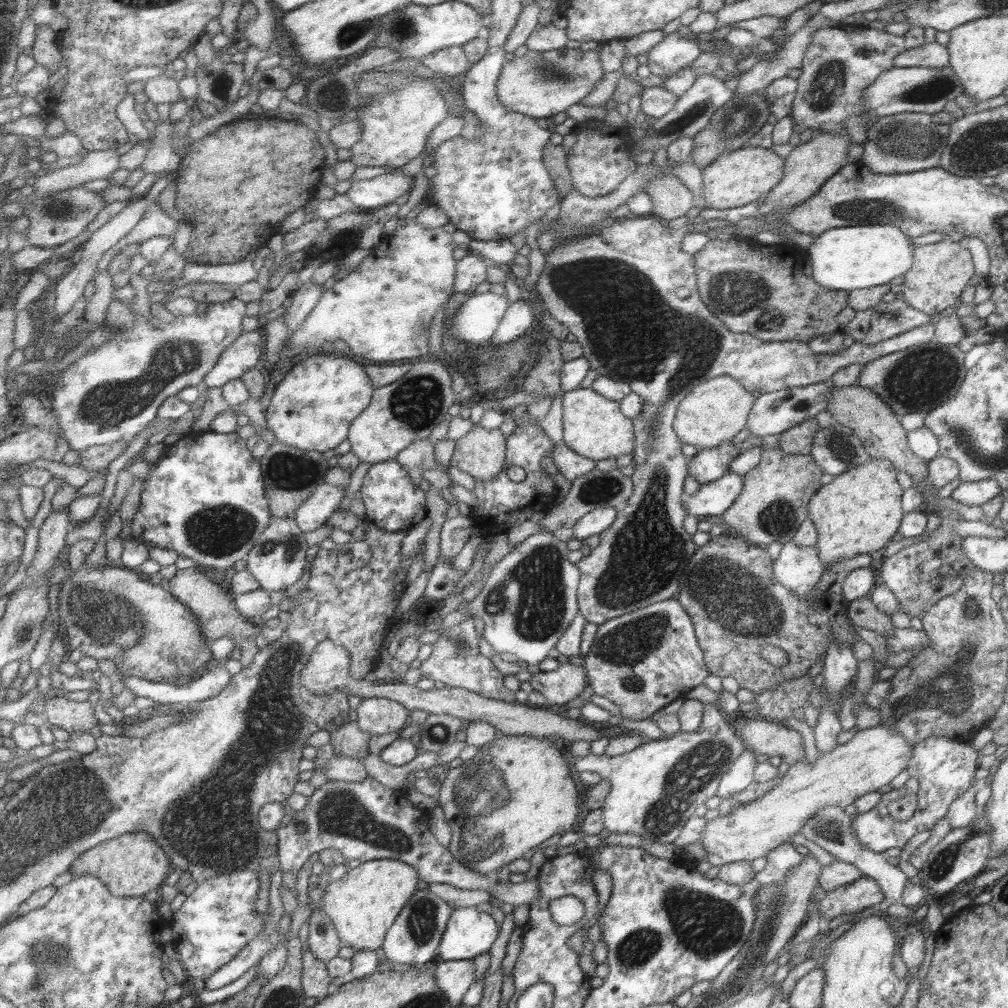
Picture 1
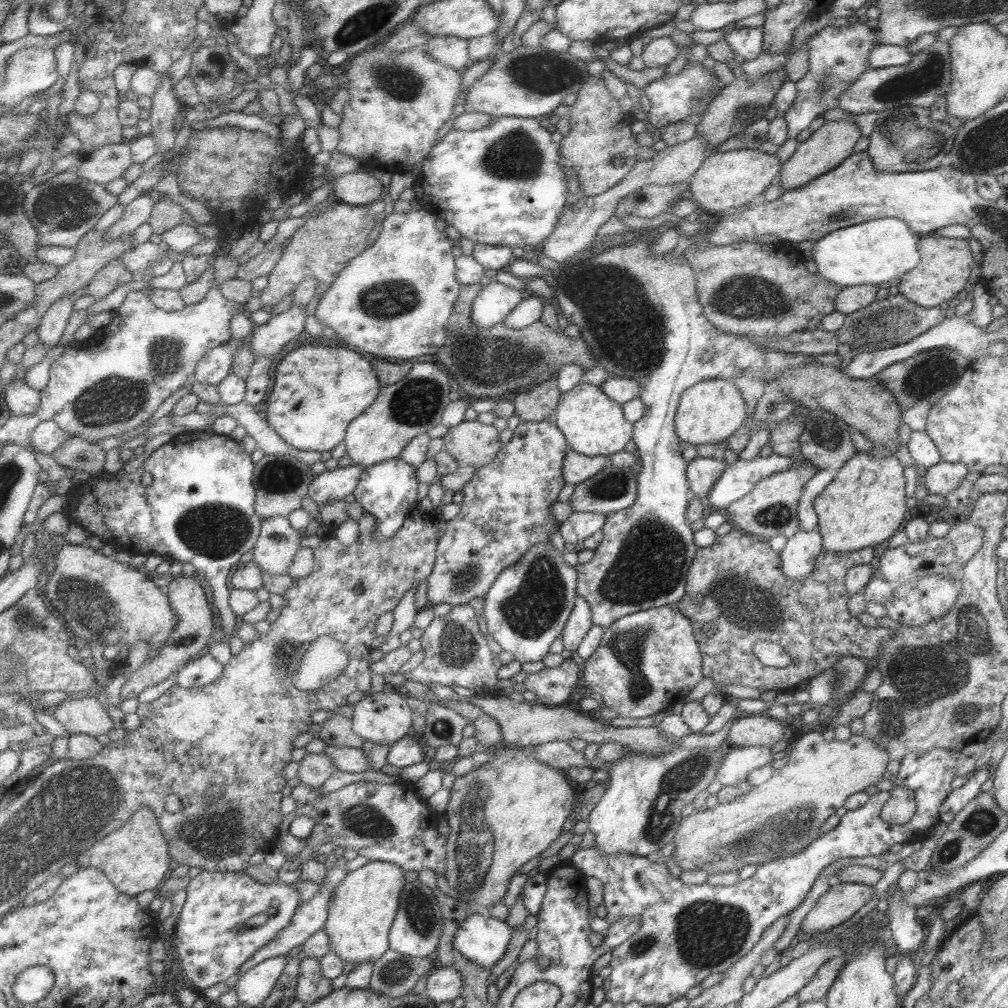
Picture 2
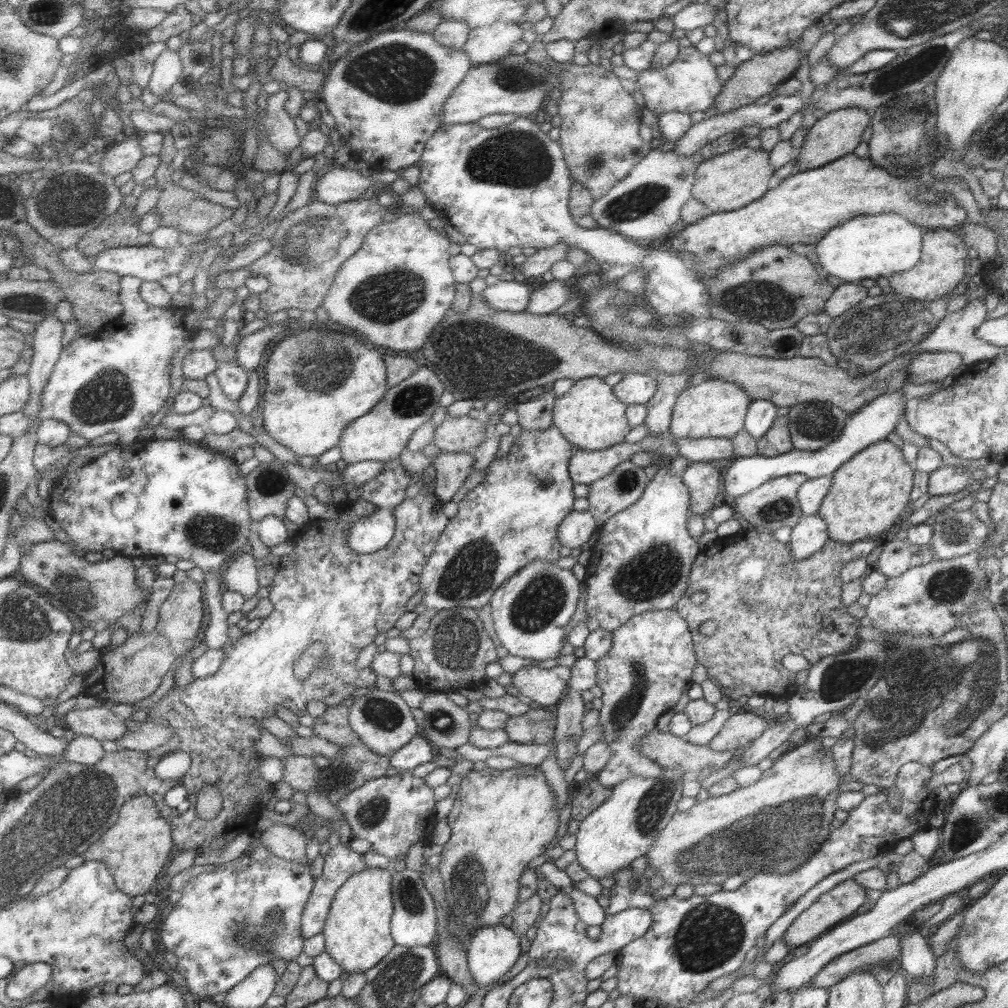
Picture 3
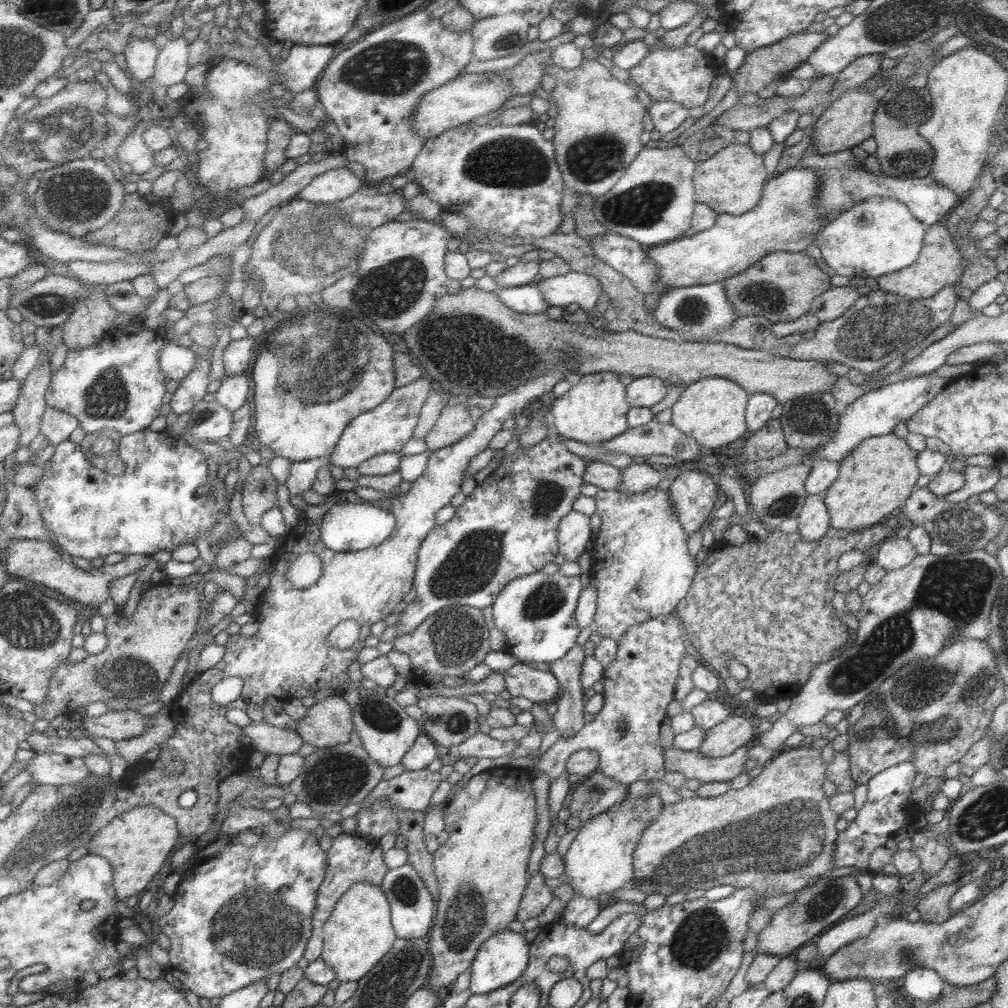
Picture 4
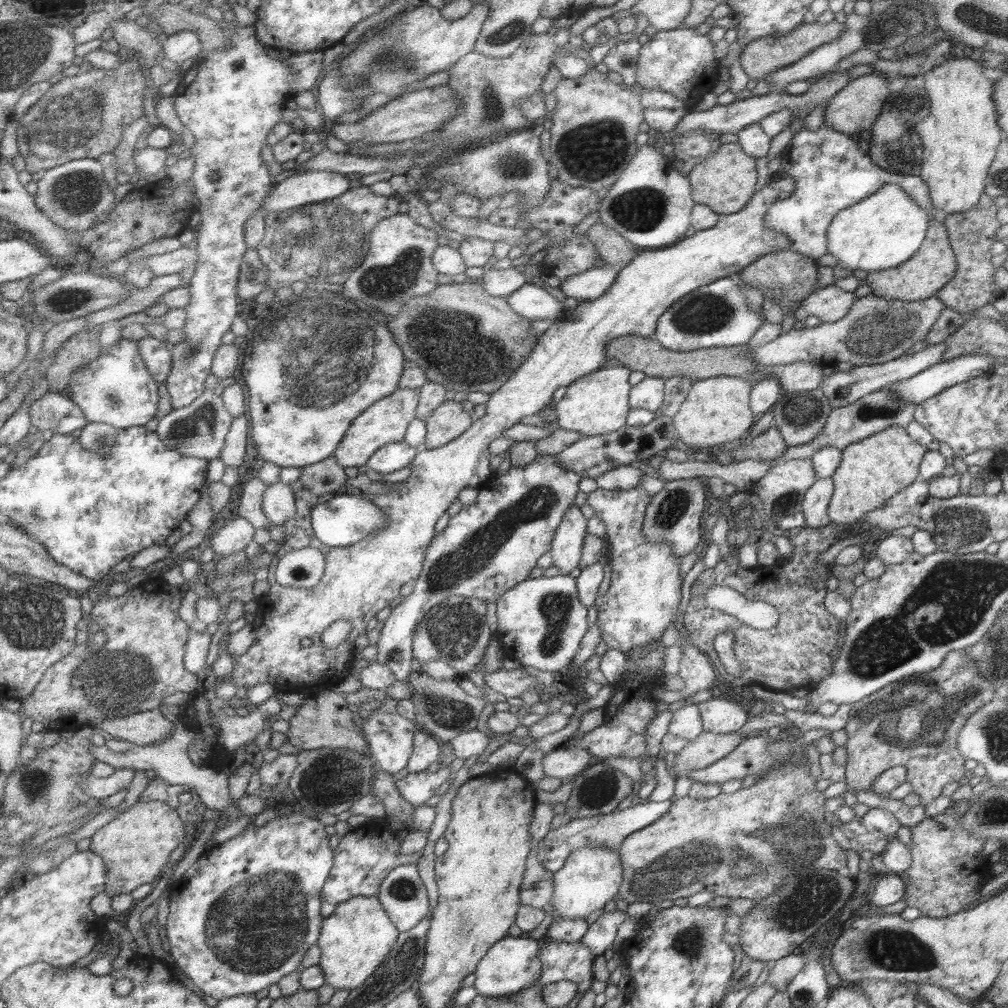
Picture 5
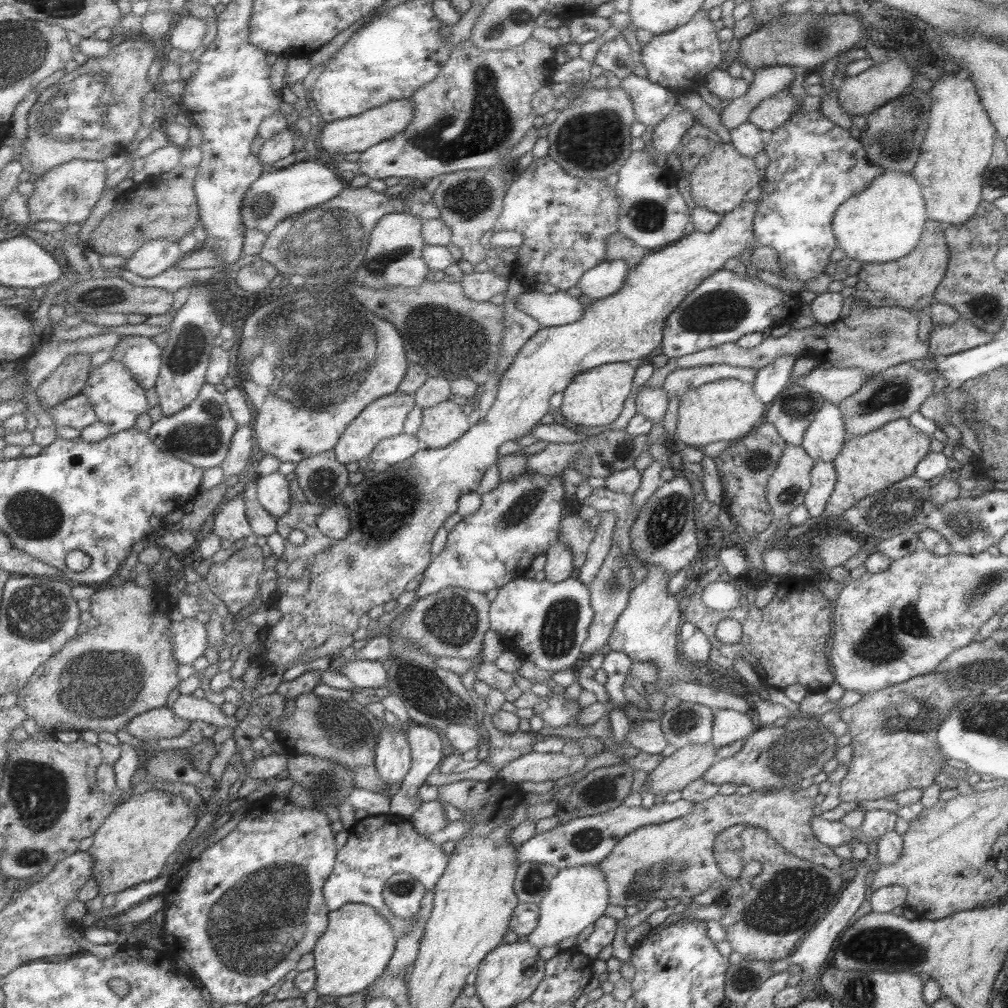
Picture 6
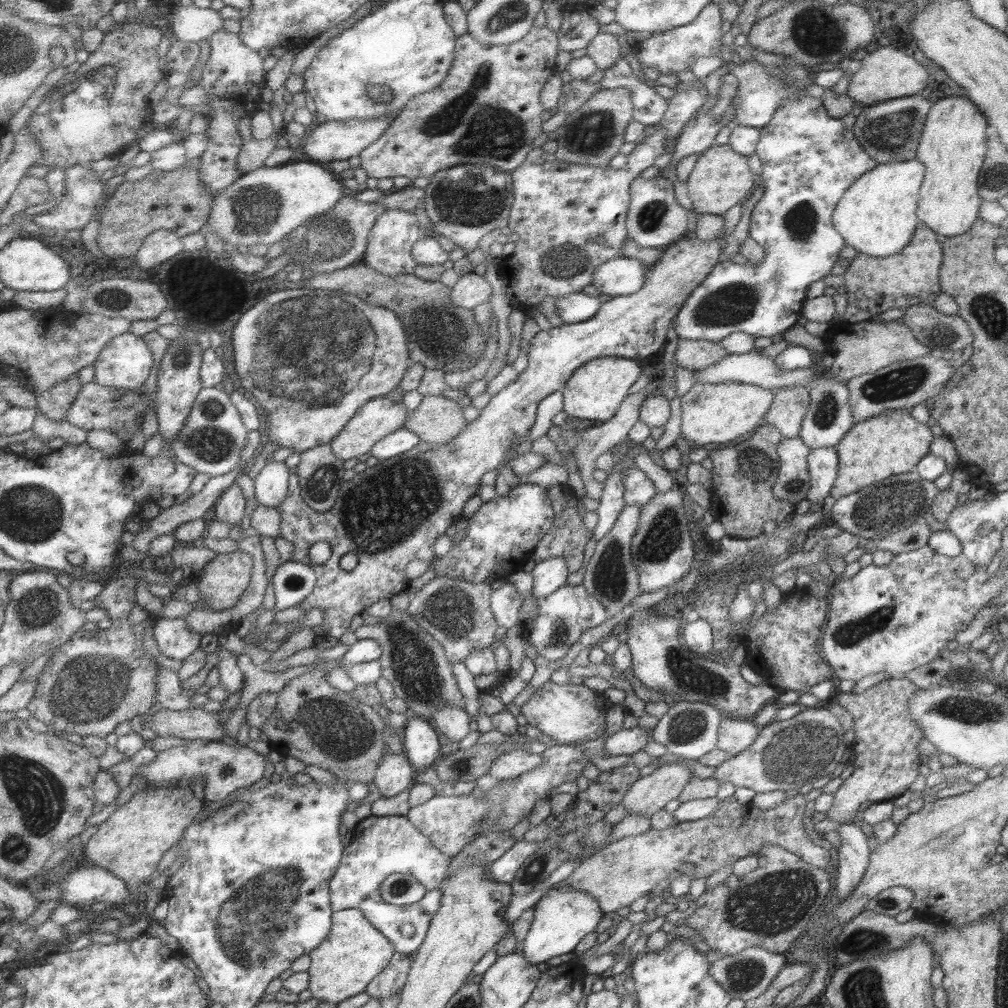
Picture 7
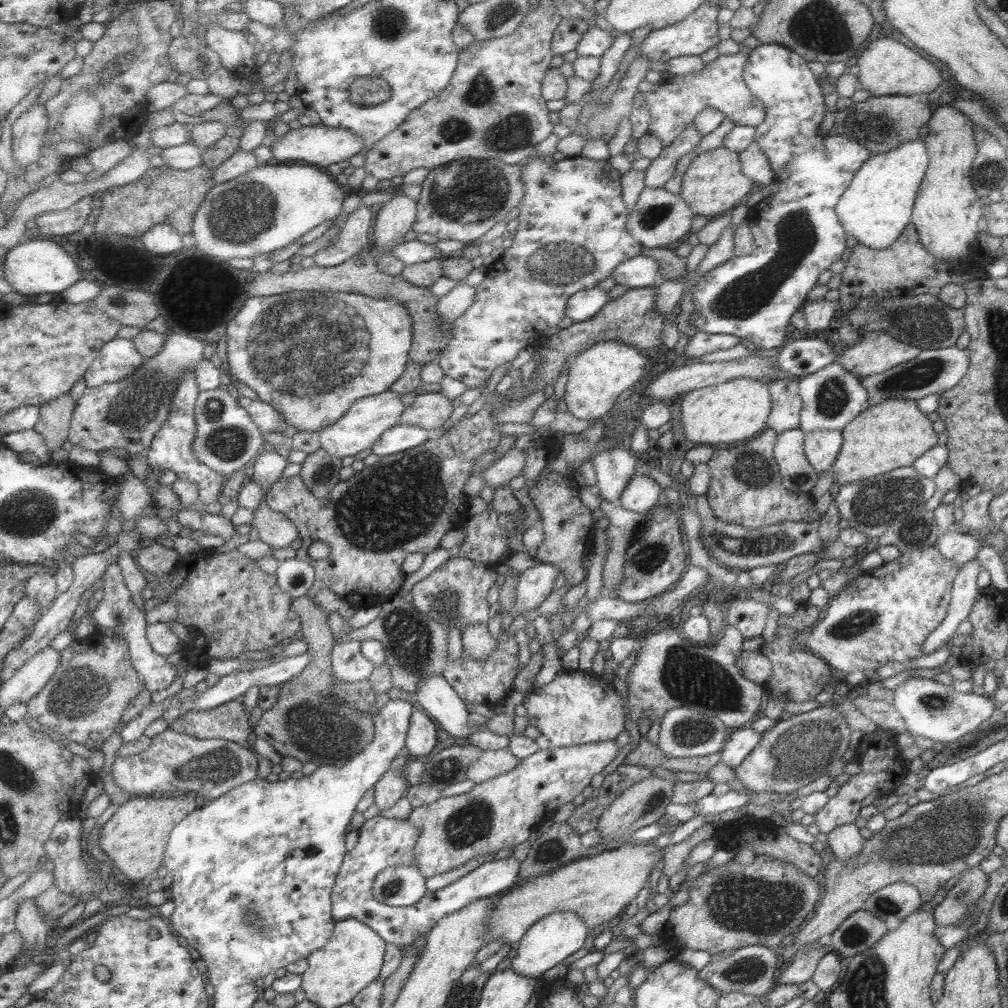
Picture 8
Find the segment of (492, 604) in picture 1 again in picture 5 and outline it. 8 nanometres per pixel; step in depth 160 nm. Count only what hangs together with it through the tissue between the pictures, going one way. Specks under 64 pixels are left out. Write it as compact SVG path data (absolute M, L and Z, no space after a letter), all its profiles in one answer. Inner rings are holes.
M557 574L551 577L541 575L537 578L527 577L506 590L496 601L496 631L497 639L501 644L504 658L515 660L525 667L536 668L545 672L557 672L569 666L581 639L588 629L585 608L578 599L576 580L566 574Z

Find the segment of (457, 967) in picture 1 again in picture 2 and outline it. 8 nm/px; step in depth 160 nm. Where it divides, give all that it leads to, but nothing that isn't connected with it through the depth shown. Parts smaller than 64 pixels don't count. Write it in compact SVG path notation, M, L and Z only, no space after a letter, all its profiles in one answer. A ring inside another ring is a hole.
M437 965L426 976L426 989L423 995L438 1005L443 1002L452 1002L460 995L462 984L463 981L457 970Z

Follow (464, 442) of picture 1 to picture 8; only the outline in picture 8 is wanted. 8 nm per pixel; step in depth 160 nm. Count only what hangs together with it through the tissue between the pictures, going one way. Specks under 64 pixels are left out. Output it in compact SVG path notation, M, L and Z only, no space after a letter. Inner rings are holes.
M439 392L419 393L413 403L405 406L400 414L398 424L411 424L423 430L441 428L451 416L451 400Z

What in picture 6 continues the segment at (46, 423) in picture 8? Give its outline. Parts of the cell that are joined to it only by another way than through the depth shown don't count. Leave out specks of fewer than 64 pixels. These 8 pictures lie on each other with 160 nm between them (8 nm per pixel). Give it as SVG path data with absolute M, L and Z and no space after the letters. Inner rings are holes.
M89 353L70 354L39 386L34 397L39 398L43 405L52 407L80 395L92 374L93 361Z

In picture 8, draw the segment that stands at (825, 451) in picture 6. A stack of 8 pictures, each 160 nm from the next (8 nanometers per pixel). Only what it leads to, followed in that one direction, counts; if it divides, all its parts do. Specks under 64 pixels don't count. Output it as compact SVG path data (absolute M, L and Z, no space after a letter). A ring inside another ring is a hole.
M837 361L827 364L813 374L801 376L797 392L802 402L798 428L803 432L842 431L843 427L864 409L867 402L867 393L861 387L860 378L841 368Z

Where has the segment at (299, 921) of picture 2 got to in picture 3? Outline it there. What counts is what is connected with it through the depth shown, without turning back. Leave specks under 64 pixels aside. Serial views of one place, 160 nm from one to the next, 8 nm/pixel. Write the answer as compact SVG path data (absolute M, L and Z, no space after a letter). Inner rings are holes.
M337 843L328 850L323 862L321 876L315 878L308 899L305 901L300 920L303 939L322 931L328 915L329 905L336 890L353 876L367 868L363 855L349 849L349 845Z

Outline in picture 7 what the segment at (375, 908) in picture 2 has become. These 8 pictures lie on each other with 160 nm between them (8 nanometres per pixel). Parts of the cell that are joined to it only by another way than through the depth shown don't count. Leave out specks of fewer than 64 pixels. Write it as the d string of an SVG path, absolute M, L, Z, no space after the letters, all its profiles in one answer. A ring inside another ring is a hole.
M357 908L332 911L328 935L308 954L308 990L312 998L337 1006L342 1000L365 990L369 981L393 956L393 945Z

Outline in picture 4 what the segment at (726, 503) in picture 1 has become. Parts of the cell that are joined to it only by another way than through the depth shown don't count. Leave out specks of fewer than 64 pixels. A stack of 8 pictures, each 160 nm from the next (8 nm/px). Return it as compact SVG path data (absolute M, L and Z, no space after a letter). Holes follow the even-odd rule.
M930 374L916 376L909 380L901 380L894 384L887 384L871 390L863 396L859 396L854 402L851 402L844 408L839 409L838 423L833 436L815 451L813 451L808 459L803 462L811 467L818 460L832 460L840 462L848 452L857 446L862 440L870 436L879 436L881 434L889 434L897 426L897 422L907 420L917 409L927 404L938 394L944 386L954 381L956 378L940 378L939 376L931 376Z

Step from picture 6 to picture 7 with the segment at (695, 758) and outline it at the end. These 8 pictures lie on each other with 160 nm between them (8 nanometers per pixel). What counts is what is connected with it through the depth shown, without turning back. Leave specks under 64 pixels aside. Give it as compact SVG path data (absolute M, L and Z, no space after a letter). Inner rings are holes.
M679 762L663 764L661 767L656 767L649 776L643 775L642 778L633 782L629 791L625 793L625 797L619 801L619 807L626 810L627 817L649 818L658 810L663 809L669 800L677 799L685 784L691 778L692 773L689 772L687 766L679 764Z

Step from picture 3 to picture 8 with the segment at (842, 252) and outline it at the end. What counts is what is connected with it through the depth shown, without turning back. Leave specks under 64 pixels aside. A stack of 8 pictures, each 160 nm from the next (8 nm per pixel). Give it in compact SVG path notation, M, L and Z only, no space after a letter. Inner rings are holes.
M908 140L889 152L871 154L870 157L854 172L849 186L839 197L834 206L835 214L843 227L846 236L852 236L859 245L871 249L883 249L897 241L897 237L910 223L914 198L925 169L928 165L927 151L921 140Z

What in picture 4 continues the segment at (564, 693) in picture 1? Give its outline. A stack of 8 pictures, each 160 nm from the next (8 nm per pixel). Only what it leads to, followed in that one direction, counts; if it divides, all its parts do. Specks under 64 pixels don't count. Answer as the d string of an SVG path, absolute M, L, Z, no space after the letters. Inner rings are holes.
M517 662L503 674L505 688L511 696L522 696L531 702L551 703L558 696L559 683L549 671L537 670Z

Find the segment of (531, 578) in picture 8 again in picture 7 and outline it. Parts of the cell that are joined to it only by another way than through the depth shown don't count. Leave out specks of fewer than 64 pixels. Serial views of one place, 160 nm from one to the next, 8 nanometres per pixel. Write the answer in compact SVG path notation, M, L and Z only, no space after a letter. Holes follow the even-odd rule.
M561 557L536 561L530 572L533 577L532 594L536 597L547 596L565 584L565 578L570 572L566 562Z

